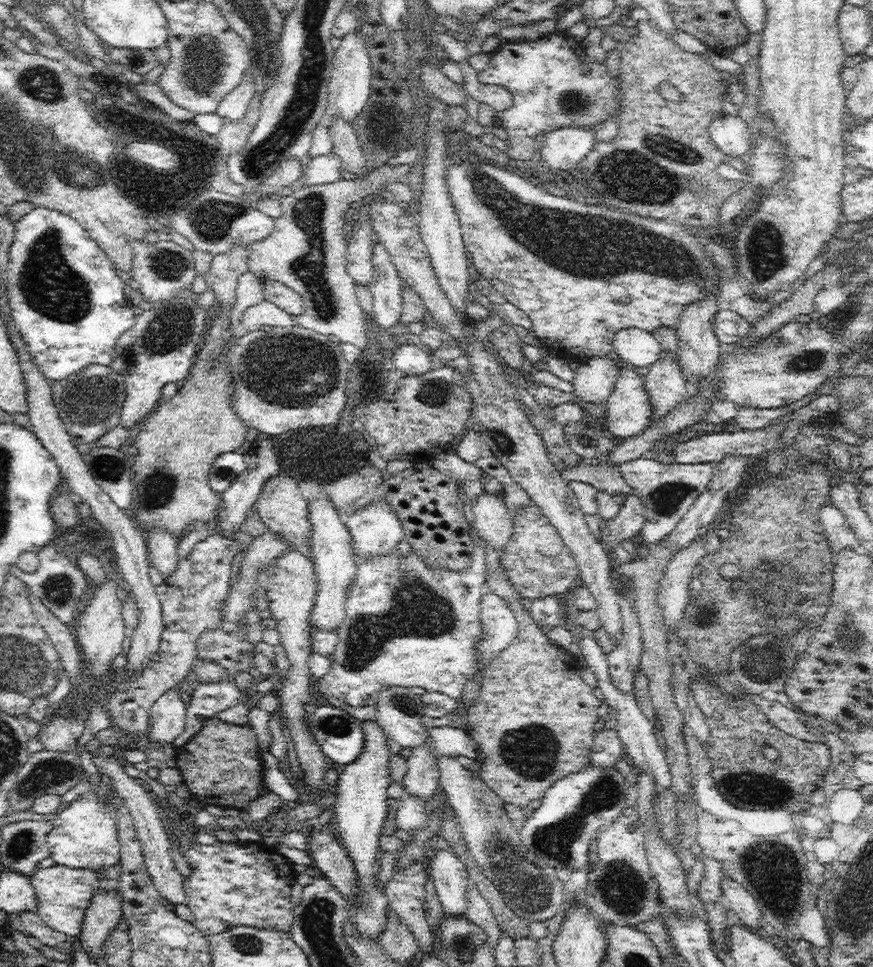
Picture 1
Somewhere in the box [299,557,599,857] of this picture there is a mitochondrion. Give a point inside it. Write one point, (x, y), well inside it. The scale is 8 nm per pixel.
(416, 608)

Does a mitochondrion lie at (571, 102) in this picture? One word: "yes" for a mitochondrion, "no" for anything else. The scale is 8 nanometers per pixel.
yes

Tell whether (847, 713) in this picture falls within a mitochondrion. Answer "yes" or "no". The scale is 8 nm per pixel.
no

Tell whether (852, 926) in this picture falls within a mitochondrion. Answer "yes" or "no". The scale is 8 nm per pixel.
no

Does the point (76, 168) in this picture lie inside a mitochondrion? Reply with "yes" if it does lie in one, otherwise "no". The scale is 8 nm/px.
yes

